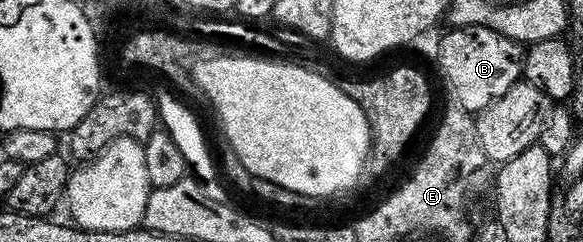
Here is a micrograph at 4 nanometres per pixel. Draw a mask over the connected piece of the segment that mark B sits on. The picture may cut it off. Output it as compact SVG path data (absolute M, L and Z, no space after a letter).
M454 26L446 31L437 42L437 70L456 105L470 112L480 112L487 104L499 100L511 84L522 81L522 43L499 36L499 32L486 26Z

